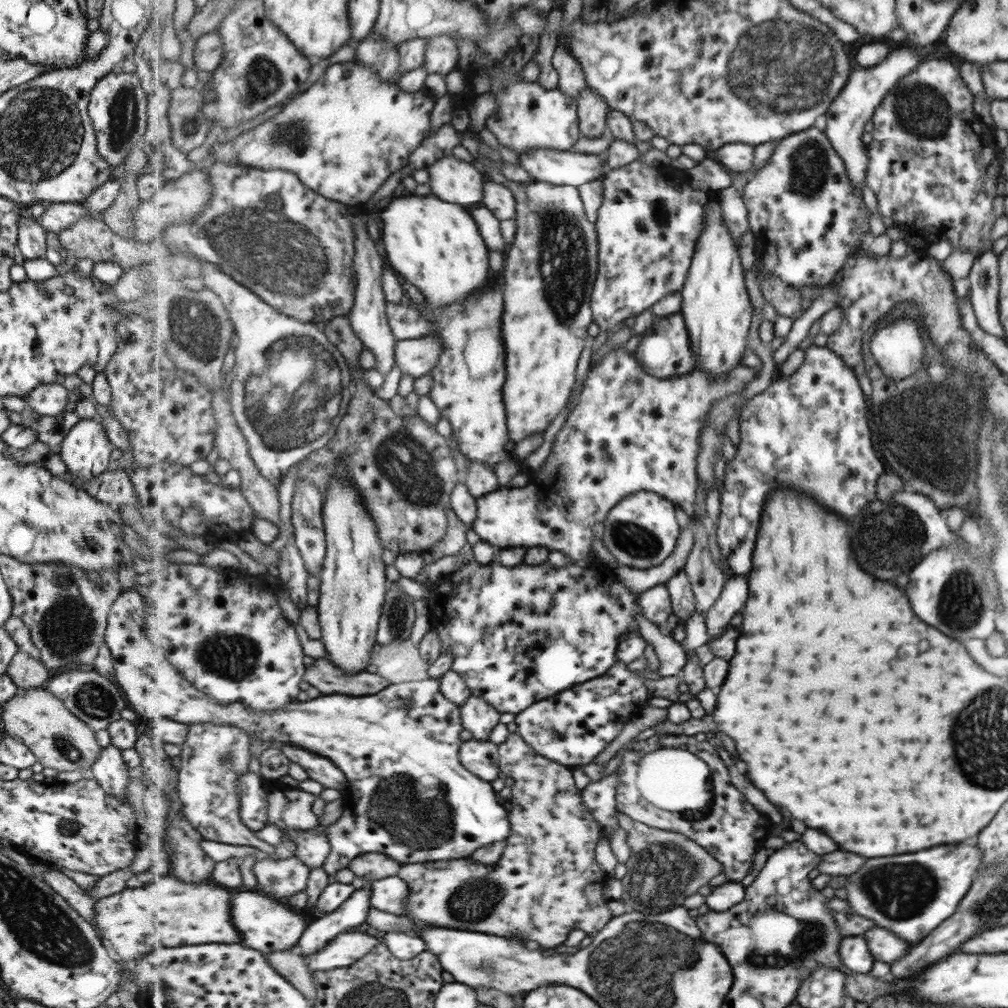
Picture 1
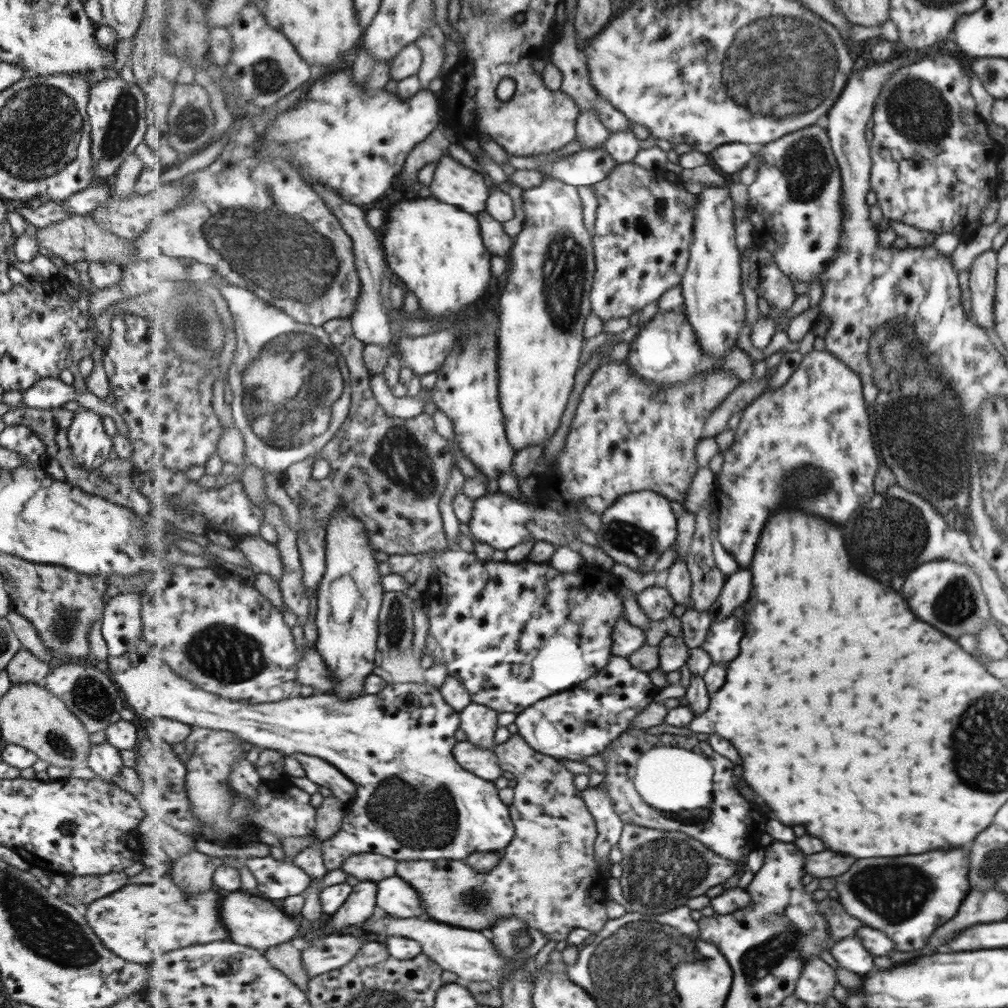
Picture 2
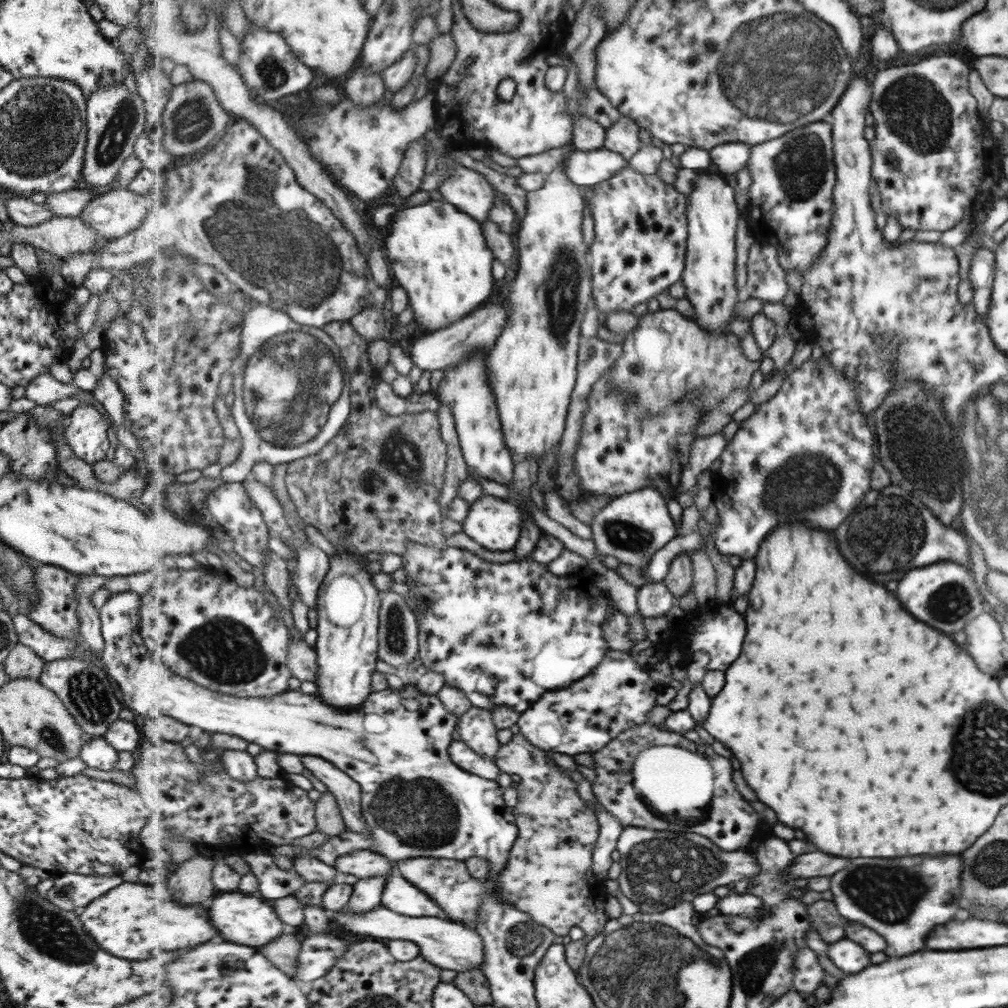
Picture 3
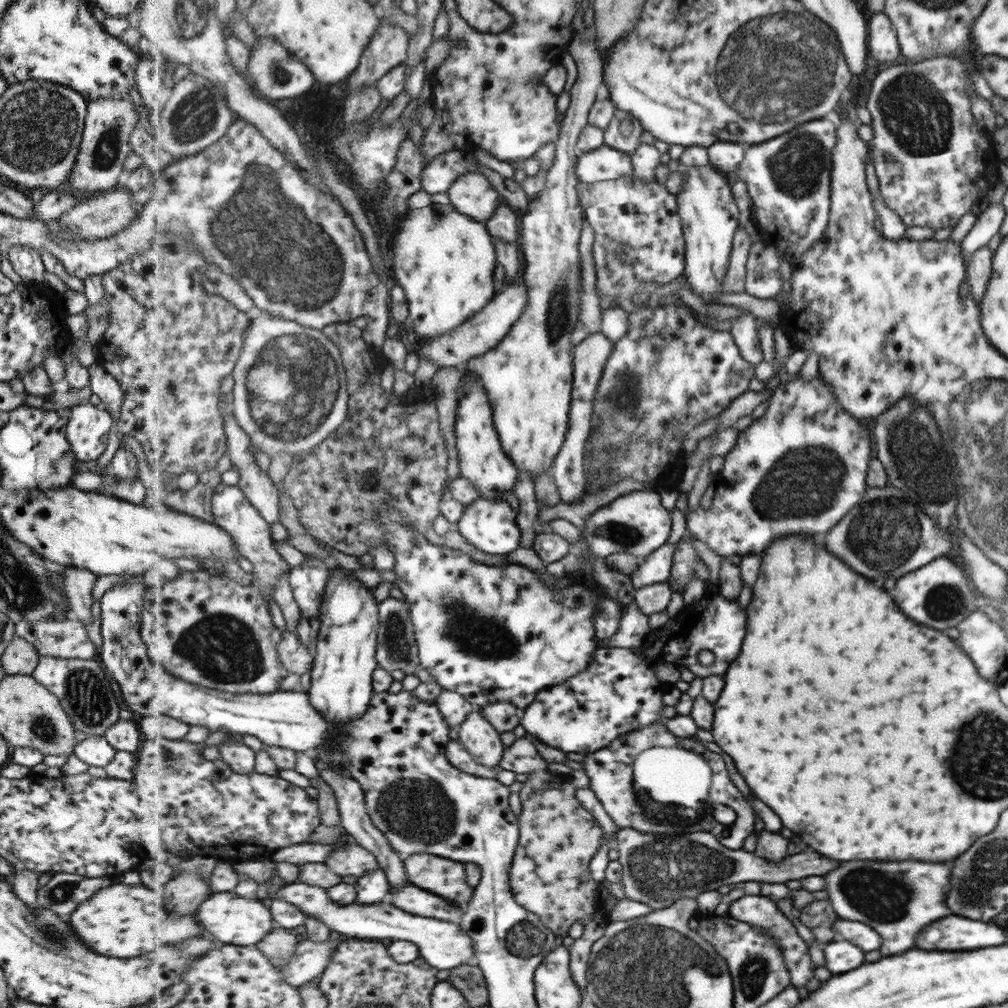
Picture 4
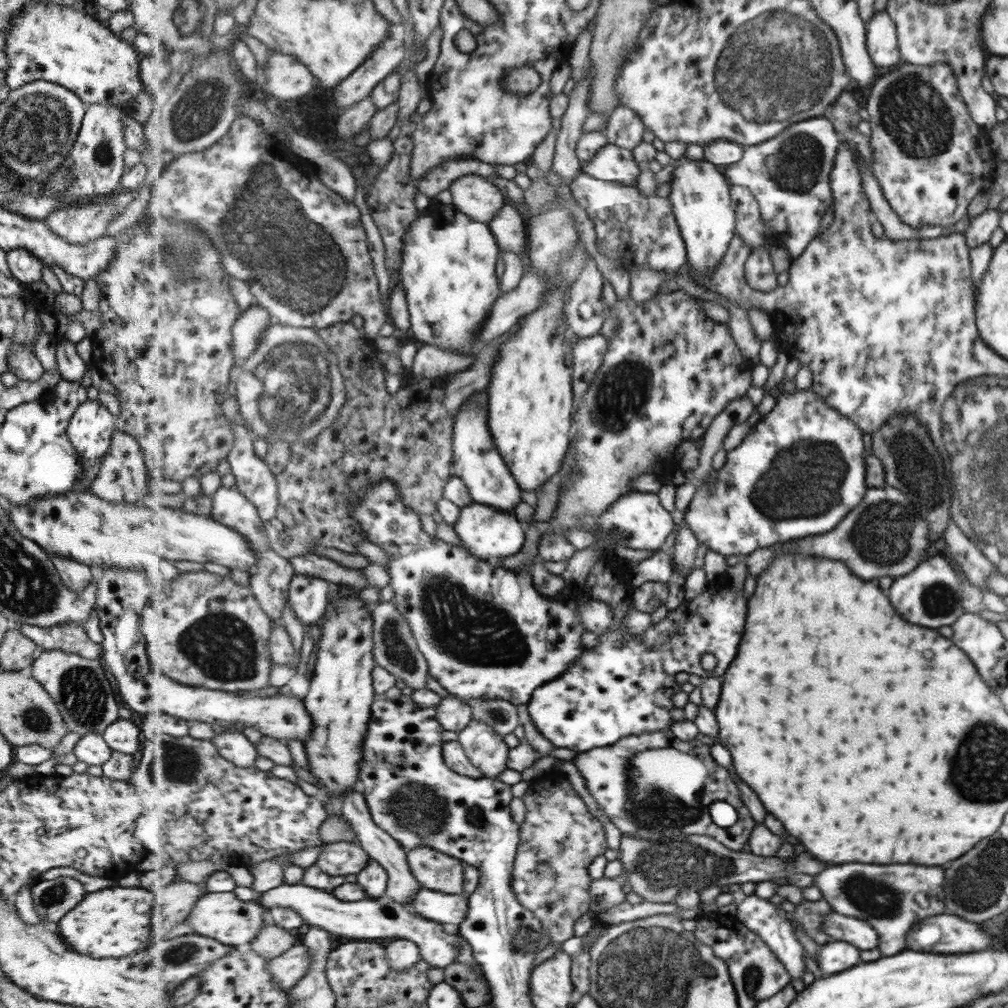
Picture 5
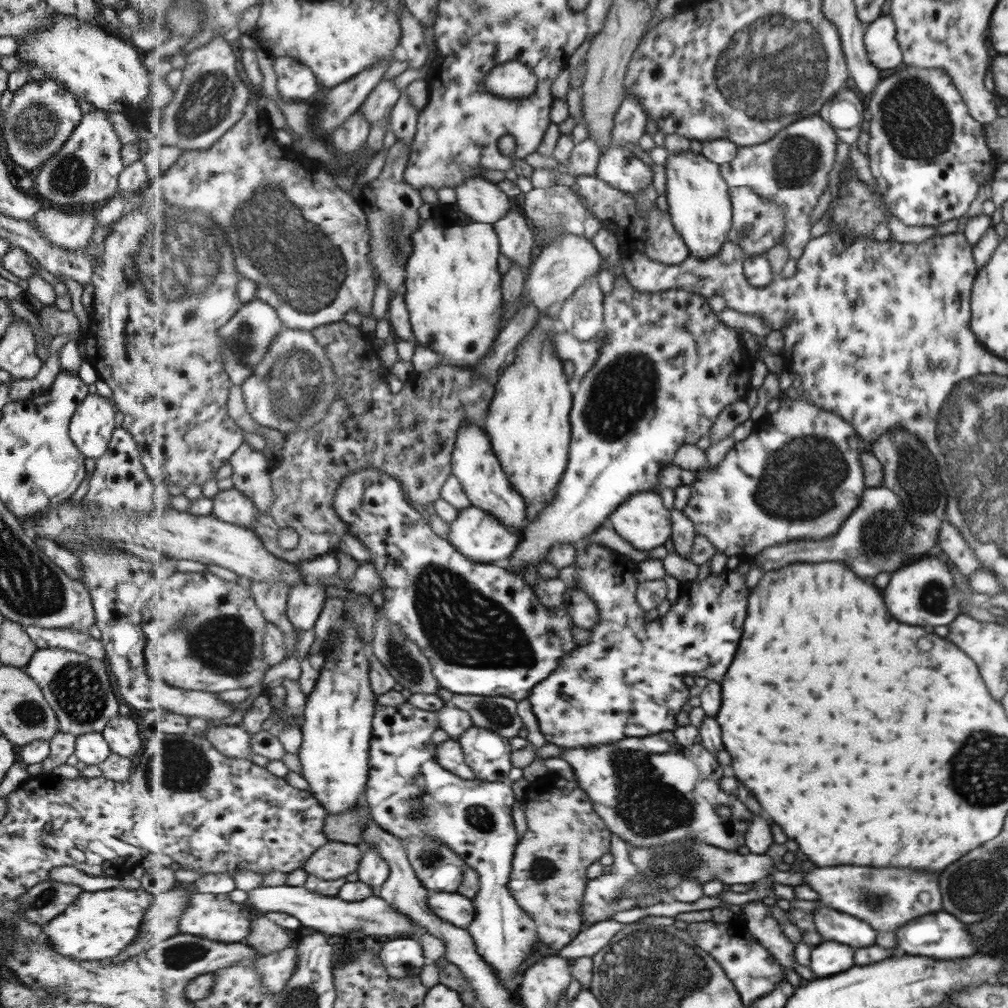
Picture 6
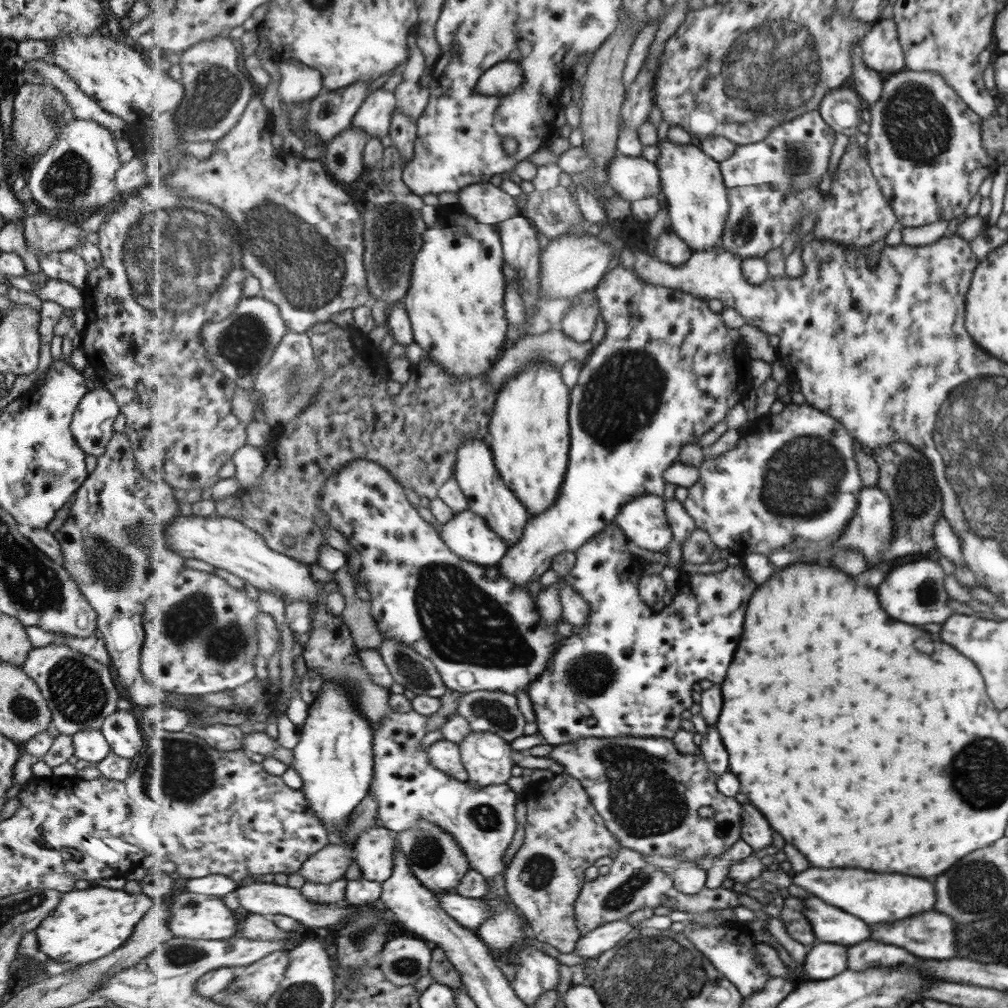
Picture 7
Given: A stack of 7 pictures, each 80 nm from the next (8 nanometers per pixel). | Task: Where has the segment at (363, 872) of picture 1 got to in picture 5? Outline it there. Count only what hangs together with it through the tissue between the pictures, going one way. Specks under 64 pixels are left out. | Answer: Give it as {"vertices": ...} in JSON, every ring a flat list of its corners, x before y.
{"vertices":[[337,842,323,846,316,866,331,876,358,875,371,862,371,856,357,842]]}

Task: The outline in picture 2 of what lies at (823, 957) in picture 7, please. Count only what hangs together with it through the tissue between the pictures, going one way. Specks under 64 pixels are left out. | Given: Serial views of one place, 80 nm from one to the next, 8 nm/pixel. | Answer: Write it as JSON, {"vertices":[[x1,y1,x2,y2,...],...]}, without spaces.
{"vertices":[[853,937,841,939,830,946,828,952,831,952,833,960,844,970,861,976,872,971,871,954,865,950,859,939]]}

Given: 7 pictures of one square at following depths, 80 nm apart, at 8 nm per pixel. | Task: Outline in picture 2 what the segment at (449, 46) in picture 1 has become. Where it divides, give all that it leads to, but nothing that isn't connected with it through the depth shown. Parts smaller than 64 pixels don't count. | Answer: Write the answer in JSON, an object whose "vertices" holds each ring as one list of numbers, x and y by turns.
{"vertices":[[438,25,429,27,417,40,424,54,420,72,415,74,421,79,422,90,430,87,431,81,439,76,445,62,445,34]]}

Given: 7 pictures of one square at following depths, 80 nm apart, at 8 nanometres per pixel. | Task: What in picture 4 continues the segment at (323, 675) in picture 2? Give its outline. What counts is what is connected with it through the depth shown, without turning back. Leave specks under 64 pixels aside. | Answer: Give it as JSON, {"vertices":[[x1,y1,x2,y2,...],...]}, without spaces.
{"vertices":[[283,631,278,644,281,662,288,672,305,674,313,668,315,649,309,650,301,643,299,636,290,631]]}

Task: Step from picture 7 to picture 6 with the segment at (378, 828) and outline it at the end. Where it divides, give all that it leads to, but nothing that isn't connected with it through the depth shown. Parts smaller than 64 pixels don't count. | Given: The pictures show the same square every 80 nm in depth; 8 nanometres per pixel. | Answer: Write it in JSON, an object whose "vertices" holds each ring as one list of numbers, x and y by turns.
{"vertices":[[363,841,363,860,361,860,361,866,359,866,358,874,359,880,371,886,373,892,379,893,383,884,390,877,391,868,389,864,385,862,385,858,381,858,381,854,373,848,366,846,366,843]]}

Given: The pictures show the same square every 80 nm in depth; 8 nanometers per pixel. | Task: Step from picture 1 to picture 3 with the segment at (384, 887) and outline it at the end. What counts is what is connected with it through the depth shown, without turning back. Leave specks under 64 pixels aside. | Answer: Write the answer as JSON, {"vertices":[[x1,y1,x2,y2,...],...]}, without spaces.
{"vertices":[[402,874,388,877,381,905,408,917,443,917,444,910]]}

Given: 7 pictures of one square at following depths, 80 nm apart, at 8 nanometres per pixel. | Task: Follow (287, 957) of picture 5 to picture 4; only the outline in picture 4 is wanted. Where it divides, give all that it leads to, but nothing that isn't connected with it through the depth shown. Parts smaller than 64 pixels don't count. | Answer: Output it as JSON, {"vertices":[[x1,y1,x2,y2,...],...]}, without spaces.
{"vertices":[[307,938,298,944,289,964,280,968,284,980,291,986,301,986,313,979,321,978,333,960,336,946,328,942,315,942]]}

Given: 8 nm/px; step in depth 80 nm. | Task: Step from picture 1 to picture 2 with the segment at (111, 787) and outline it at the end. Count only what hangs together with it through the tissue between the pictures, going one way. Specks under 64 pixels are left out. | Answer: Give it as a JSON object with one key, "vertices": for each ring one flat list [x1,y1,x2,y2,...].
{"vertices":[[107,742,91,745,84,765,107,782,112,782,111,777,123,766,119,750]]}

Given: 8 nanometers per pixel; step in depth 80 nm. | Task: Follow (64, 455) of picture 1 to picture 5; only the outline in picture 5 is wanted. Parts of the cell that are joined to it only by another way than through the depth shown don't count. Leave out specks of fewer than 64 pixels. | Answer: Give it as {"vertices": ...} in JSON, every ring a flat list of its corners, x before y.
{"vertices":[[85,399,73,411,66,435,81,461,102,457,108,449,113,423,98,399]]}

